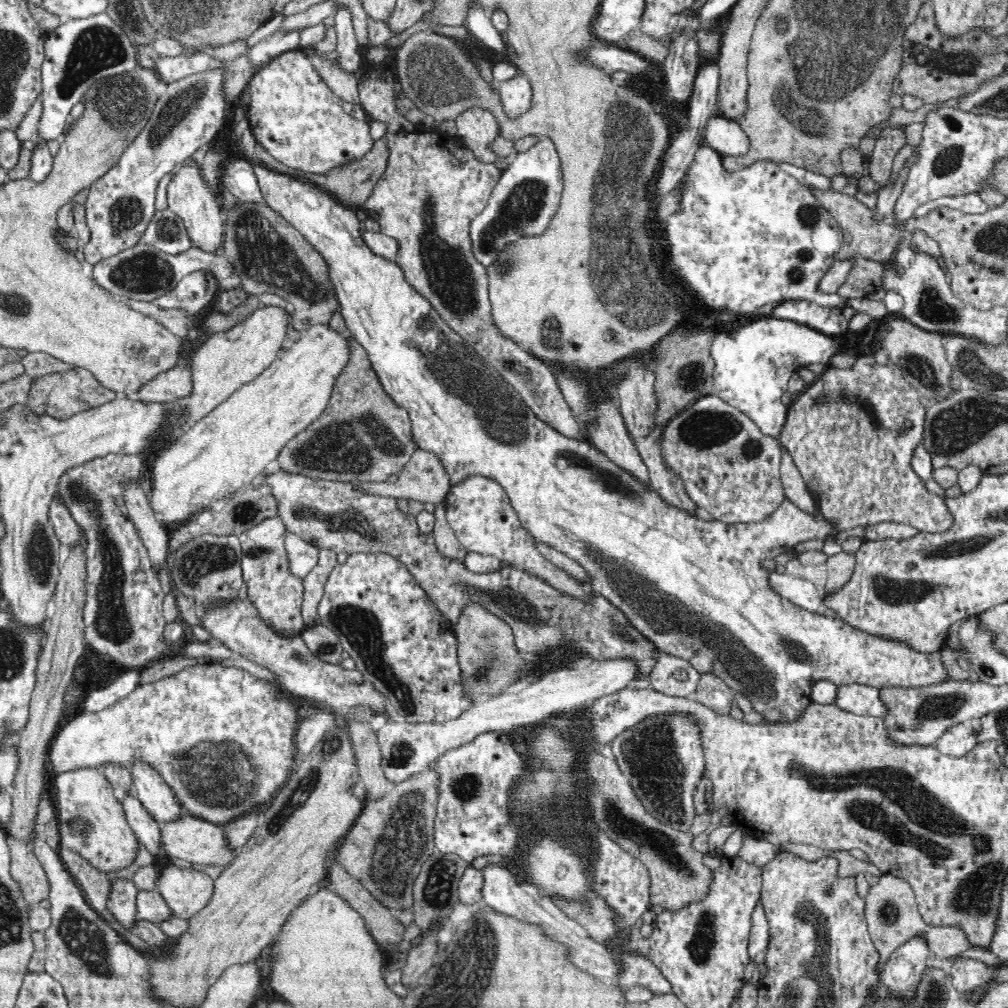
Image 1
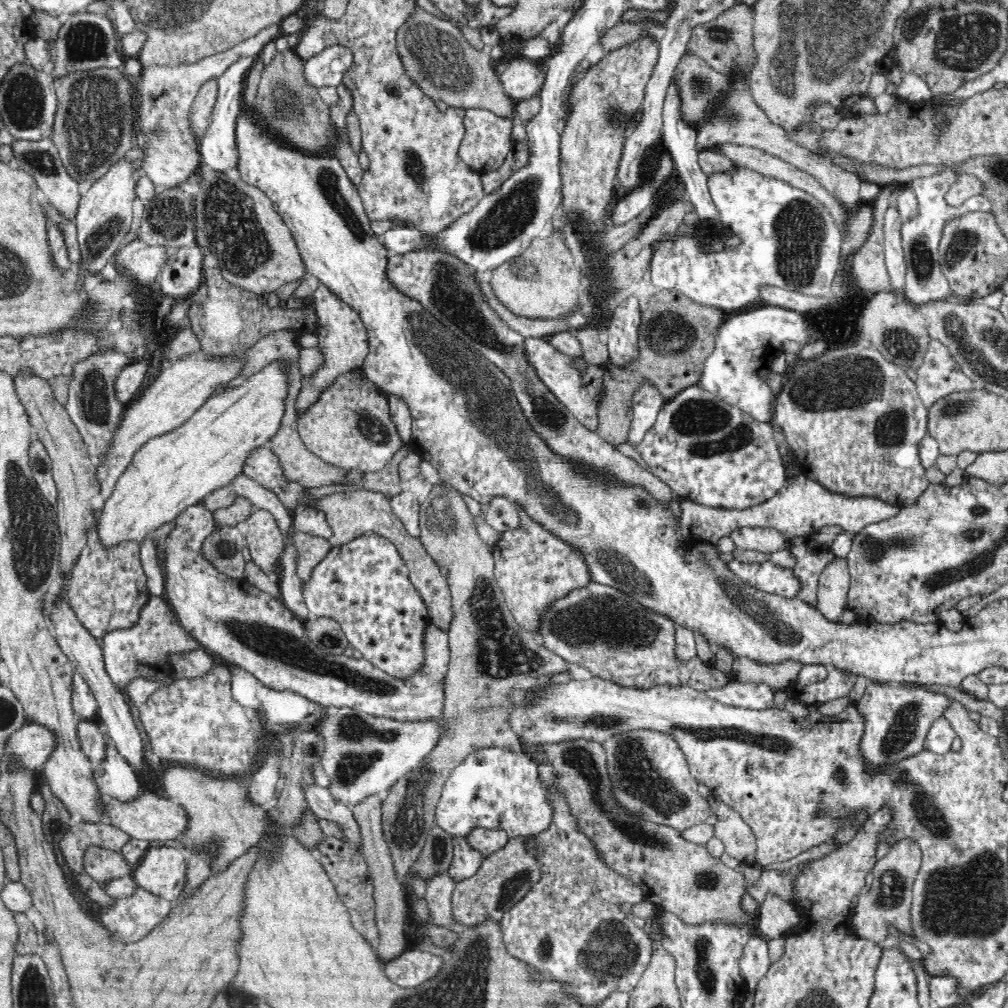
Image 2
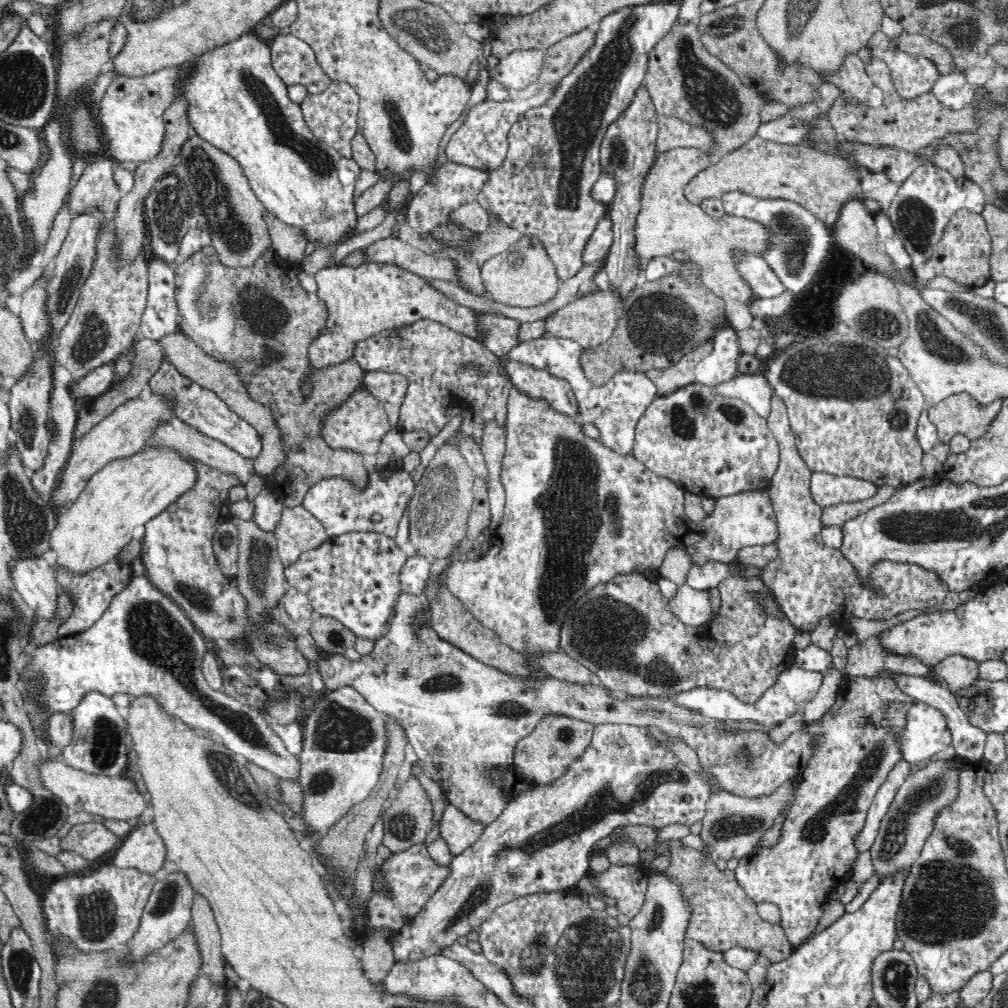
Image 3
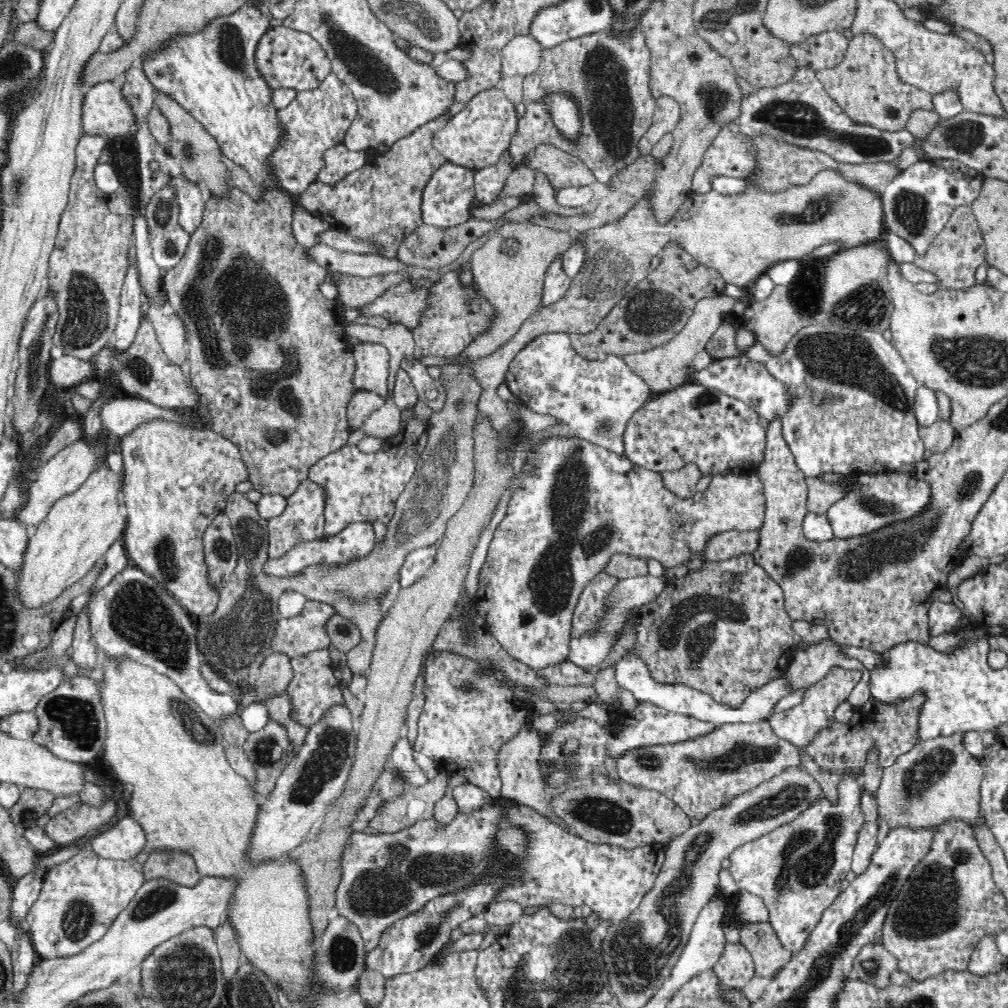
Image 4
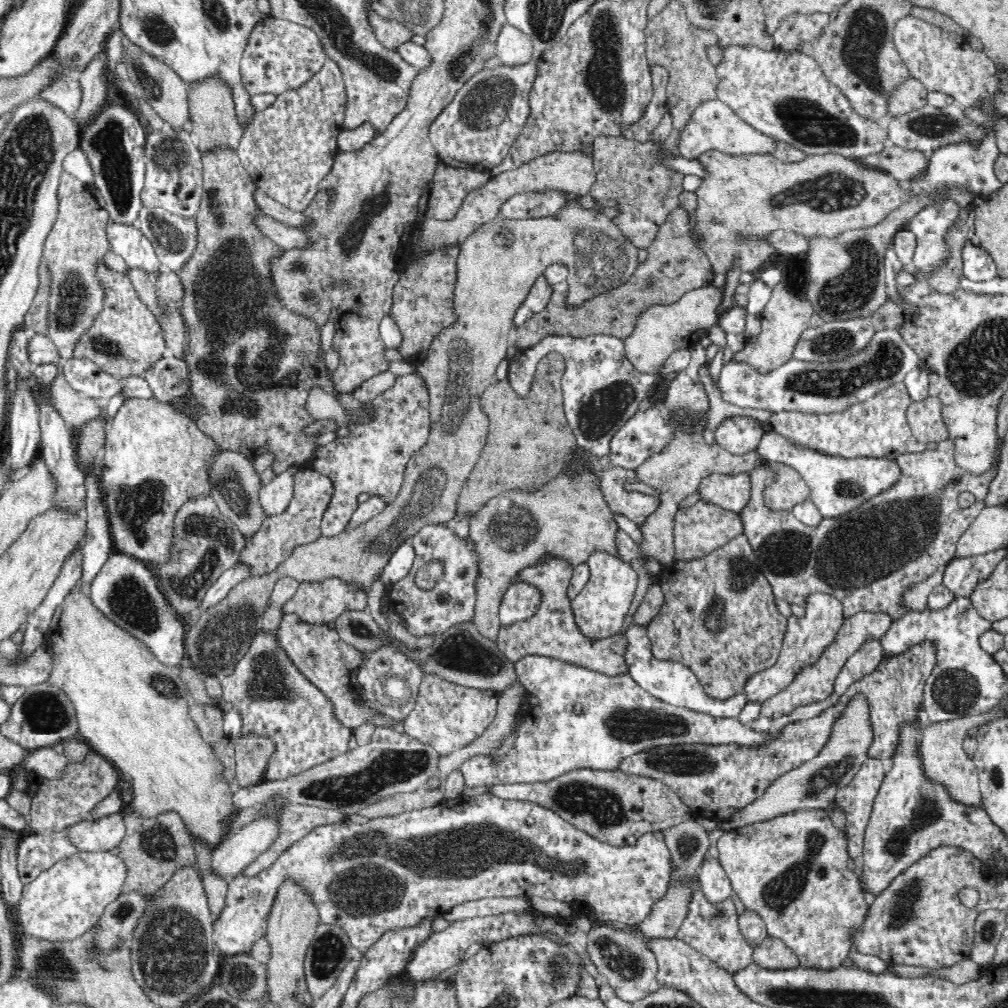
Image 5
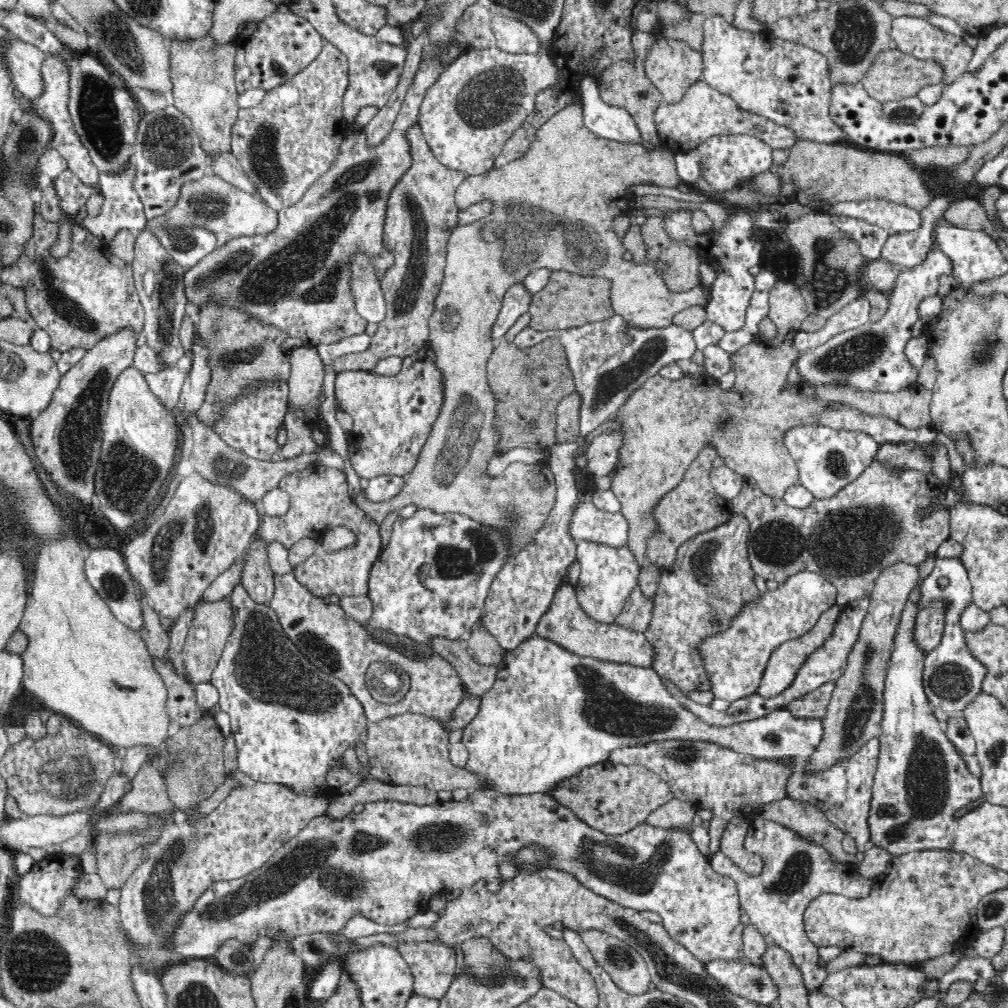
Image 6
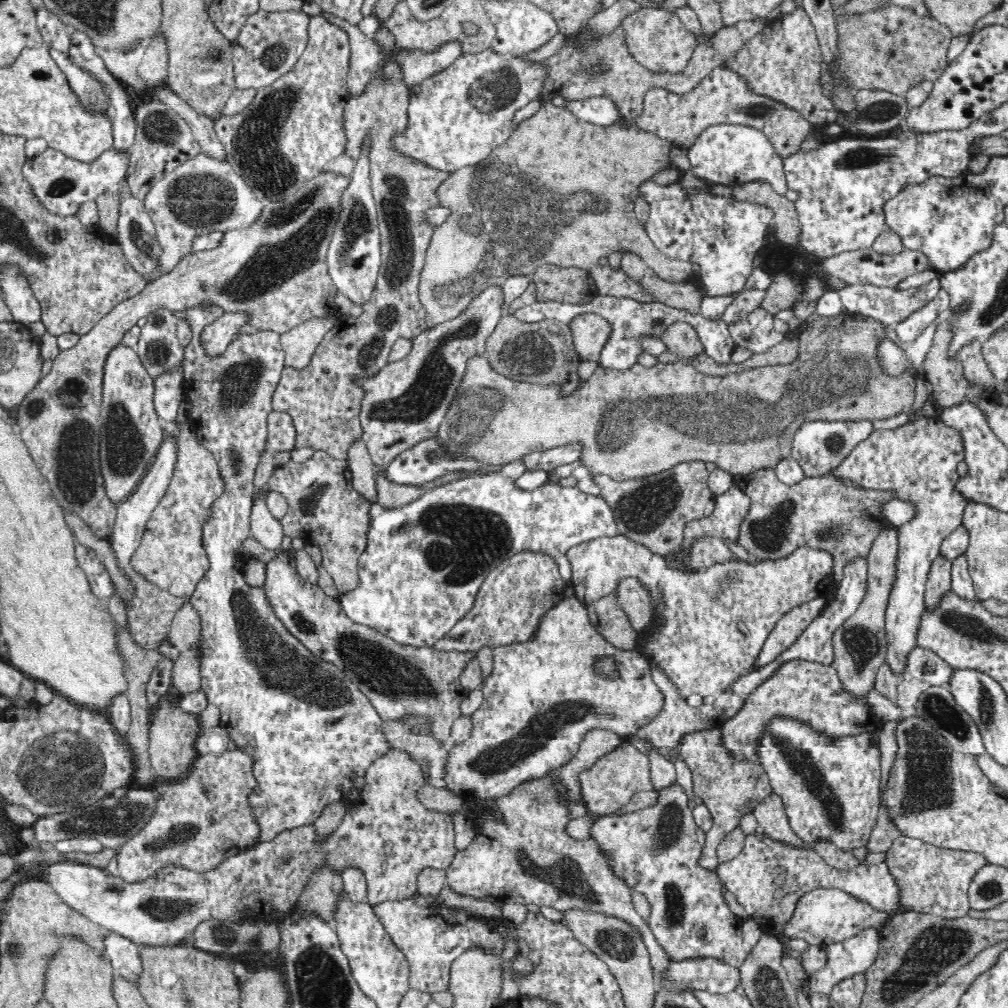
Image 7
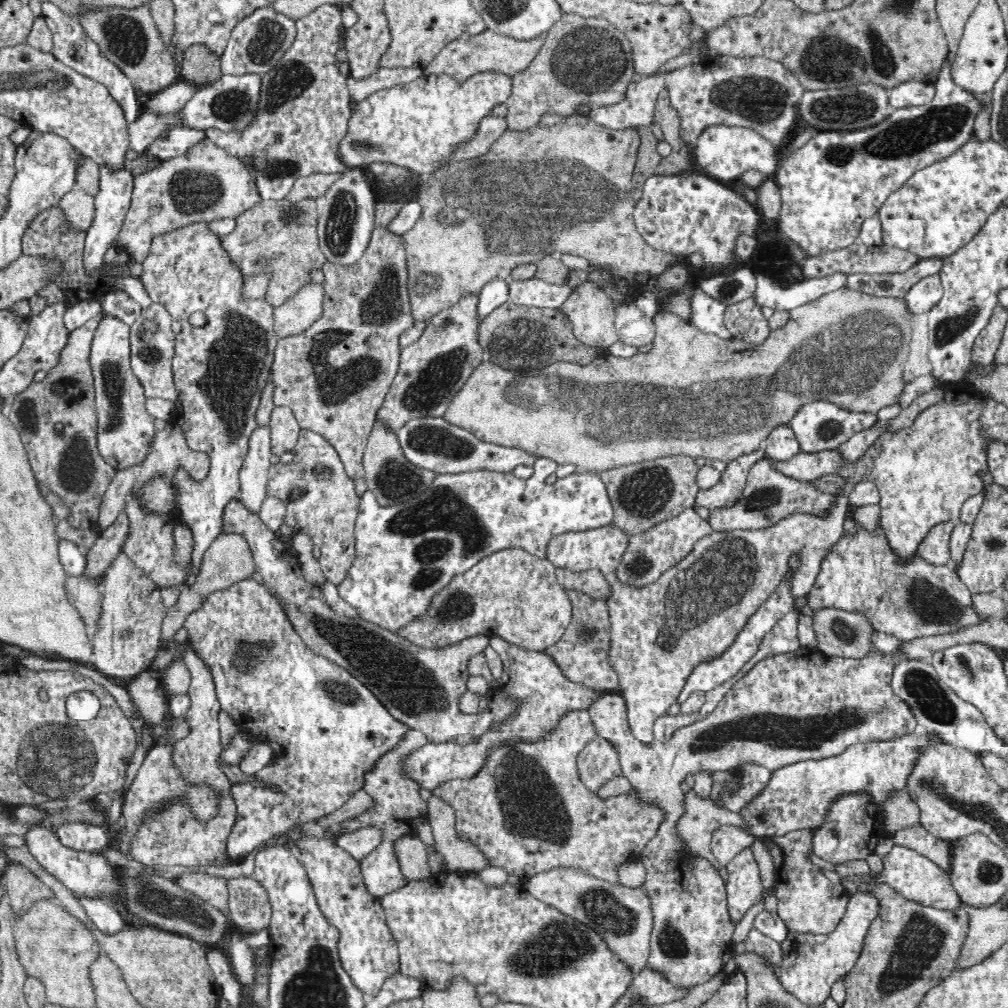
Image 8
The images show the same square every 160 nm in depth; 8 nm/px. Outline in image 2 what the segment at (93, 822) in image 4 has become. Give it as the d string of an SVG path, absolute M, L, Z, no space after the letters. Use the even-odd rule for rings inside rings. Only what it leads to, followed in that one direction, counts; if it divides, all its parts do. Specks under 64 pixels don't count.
M90 846L84 852L82 863L84 863L86 874L90 874L95 880L97 888L108 880L122 878L132 873L132 868L122 853L99 846Z

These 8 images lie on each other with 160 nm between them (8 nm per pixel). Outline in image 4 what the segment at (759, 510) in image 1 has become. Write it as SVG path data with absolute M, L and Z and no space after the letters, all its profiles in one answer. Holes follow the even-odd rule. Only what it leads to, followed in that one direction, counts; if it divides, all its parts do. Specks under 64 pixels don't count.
M694 381L686 382L646 402L628 421L624 456L638 466L657 472L695 461L702 474L754 475L764 462L769 422L754 407Z

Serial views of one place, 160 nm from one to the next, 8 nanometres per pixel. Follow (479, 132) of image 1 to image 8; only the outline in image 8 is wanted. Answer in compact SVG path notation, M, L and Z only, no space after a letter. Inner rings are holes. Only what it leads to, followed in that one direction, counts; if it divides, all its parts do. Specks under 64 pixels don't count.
M482 72L466 78L459 84L448 74L428 75L392 88L370 94L362 102L350 103L346 134L335 144L337 158L346 167L364 168L367 164L381 162L401 166L421 176L431 175L447 166L446 158L456 146L468 143L479 130L480 122L498 102L507 103L512 95L513 78L500 72Z

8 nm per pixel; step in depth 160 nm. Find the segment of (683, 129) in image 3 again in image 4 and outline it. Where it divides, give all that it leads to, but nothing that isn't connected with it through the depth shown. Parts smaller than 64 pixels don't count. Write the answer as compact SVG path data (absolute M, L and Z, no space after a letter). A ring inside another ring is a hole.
M670 97L657 100L657 110L646 136L638 142L641 154L651 154L652 148L665 135L671 135L680 121L680 106Z

